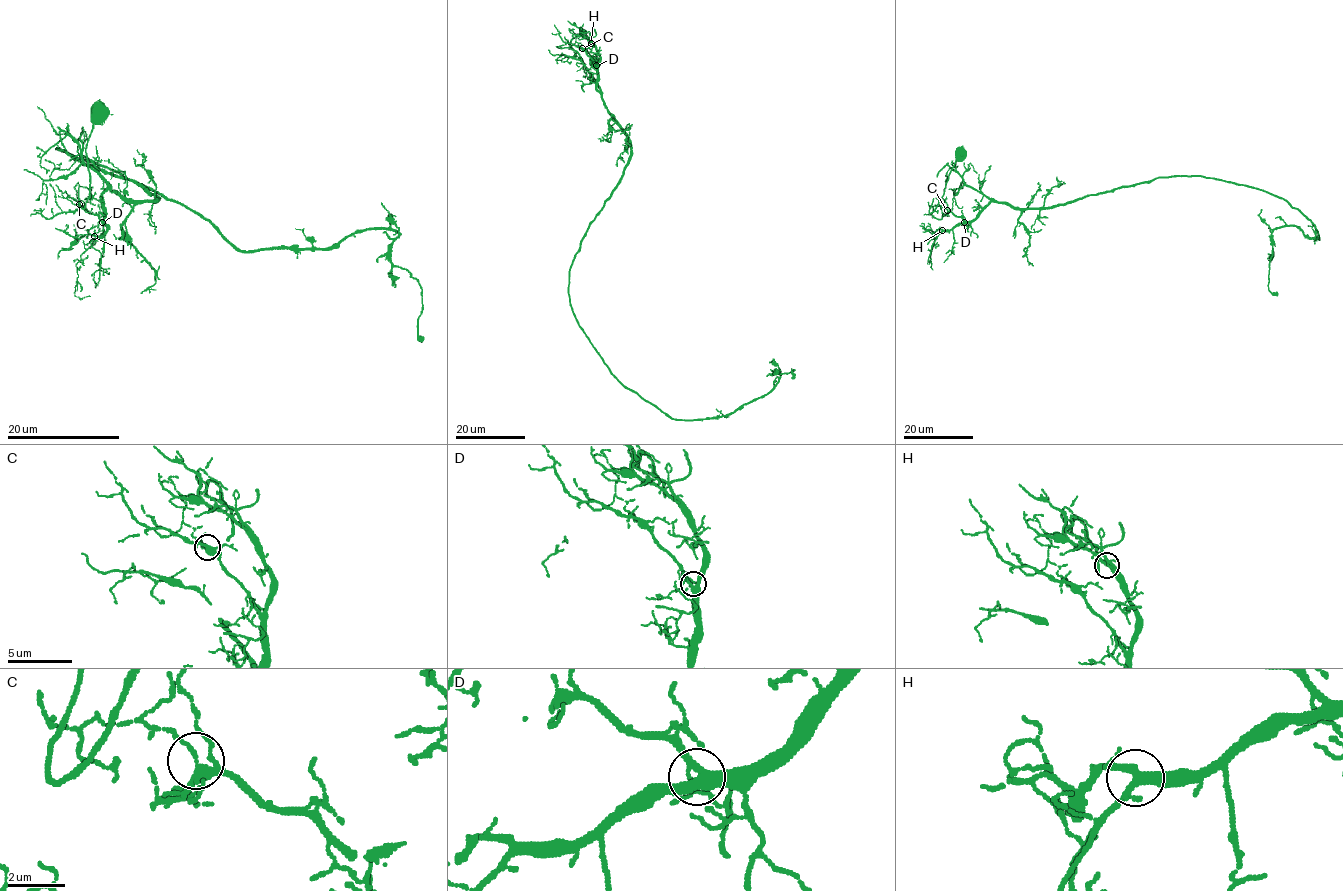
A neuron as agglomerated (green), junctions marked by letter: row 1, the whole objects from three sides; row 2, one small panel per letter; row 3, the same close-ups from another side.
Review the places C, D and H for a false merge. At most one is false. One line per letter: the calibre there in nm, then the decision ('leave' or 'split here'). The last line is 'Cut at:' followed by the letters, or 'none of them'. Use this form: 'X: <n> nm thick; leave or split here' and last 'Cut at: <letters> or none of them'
C: 320 nm thick; leave
D: 360 nm thick; leave
H: 320 nm thick; leave
Cut at: none of them

